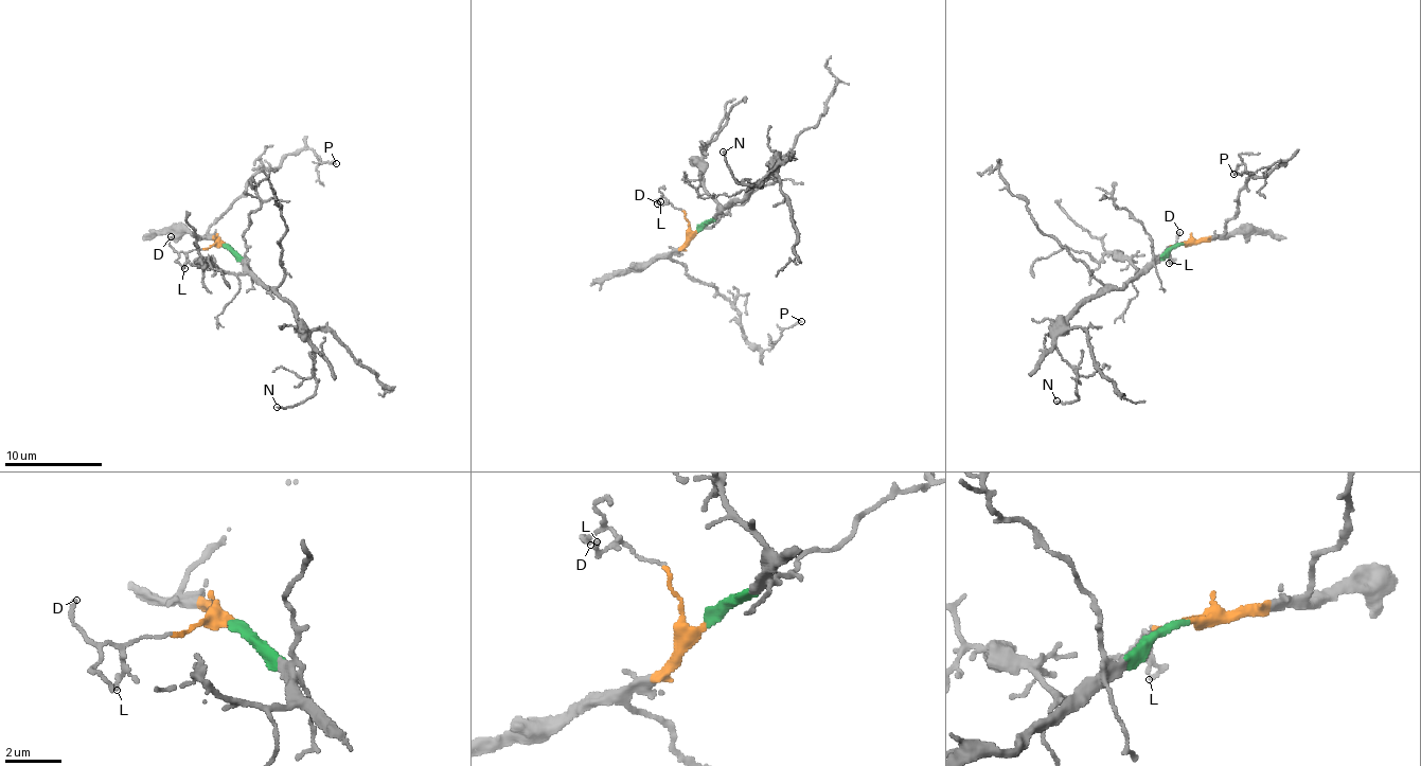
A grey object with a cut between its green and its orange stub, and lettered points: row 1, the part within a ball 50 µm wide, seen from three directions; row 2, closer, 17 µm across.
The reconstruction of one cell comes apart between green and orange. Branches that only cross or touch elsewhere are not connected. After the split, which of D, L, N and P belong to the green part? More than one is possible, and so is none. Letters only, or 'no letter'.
N

